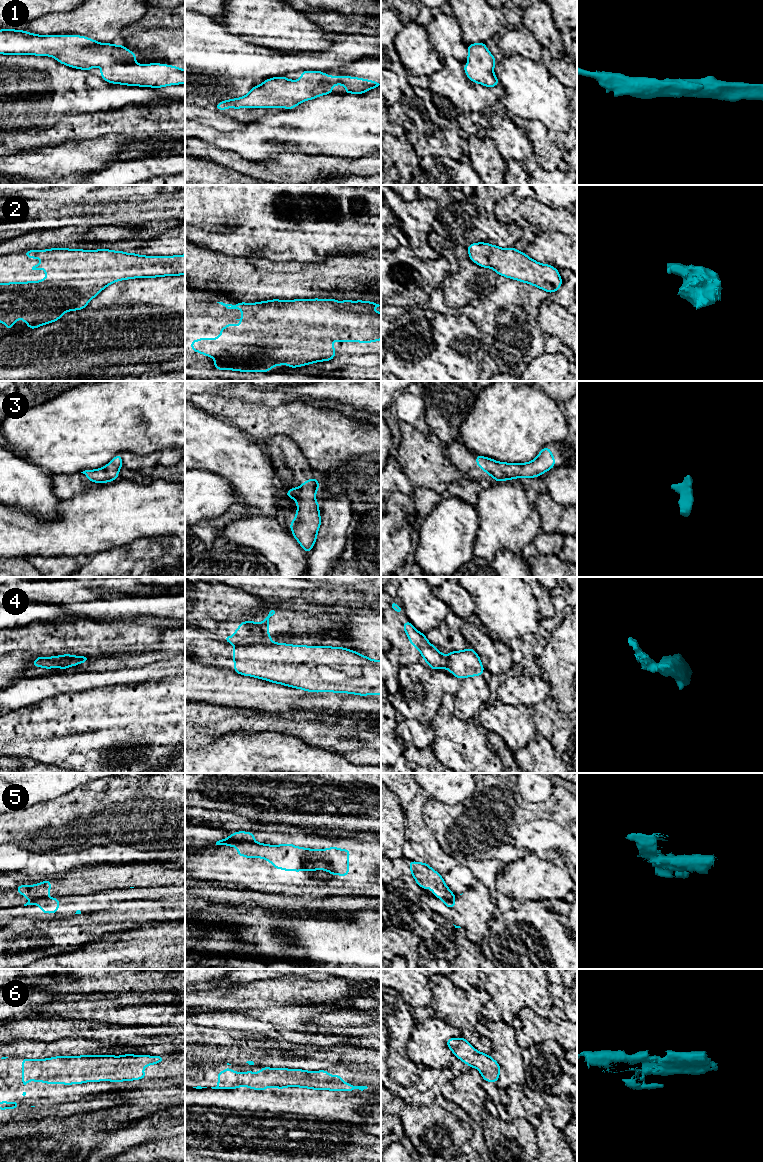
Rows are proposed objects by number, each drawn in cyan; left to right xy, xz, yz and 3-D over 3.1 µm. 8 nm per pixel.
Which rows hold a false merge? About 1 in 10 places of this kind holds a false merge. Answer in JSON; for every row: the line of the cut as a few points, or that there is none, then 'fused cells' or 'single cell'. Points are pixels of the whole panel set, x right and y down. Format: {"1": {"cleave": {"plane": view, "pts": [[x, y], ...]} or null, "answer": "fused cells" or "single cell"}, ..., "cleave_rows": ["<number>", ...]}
{"1": {"cleave": null, "answer": "single cell"}, "2": {"cleave": null, "answer": "single cell"}, "3": {"cleave": null, "answer": "single cell"}, "4": {"cleave": {"plane": "xz", "pts": [[271, 641], [235, 645]]}, "answer": "fused cells"}, "5": {"cleave": {"plane": "xy", "pts": [[47, 897], [33, 900]]}, "answer": "fused cells"}, "6": {"cleave": null, "answer": "single cell"}, "cleave_rows": ["4", "5"]}

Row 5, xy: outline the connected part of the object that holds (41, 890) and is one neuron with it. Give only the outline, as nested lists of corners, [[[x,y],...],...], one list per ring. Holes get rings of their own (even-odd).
[[[49,879],[35,885],[19,885],[15,889],[27,899],[39,900],[48,898],[51,890],[51,880]]]

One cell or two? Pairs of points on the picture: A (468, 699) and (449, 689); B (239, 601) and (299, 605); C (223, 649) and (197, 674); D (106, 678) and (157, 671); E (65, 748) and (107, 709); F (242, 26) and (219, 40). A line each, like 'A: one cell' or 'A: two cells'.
A: two cells
B: two cells
C: two cells
D: one cell
E: one cell
F: two cells

